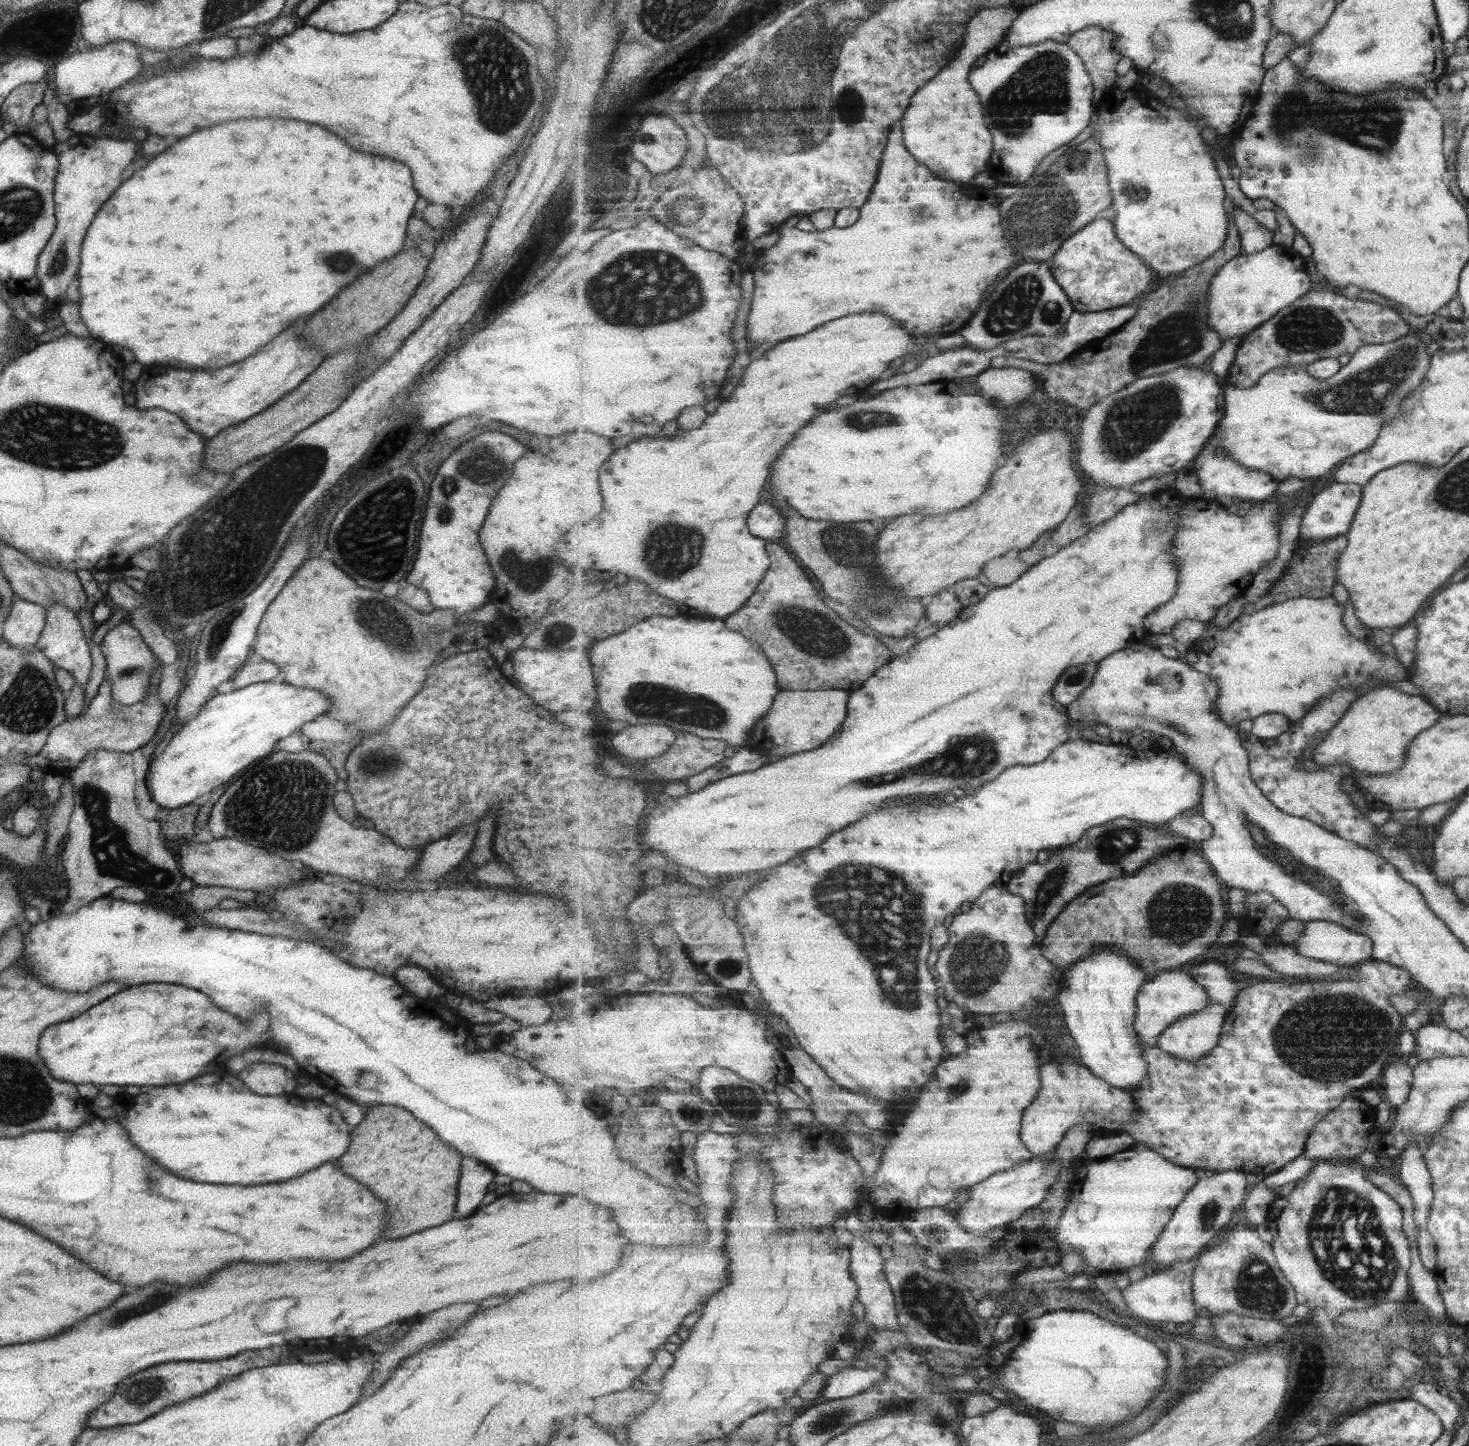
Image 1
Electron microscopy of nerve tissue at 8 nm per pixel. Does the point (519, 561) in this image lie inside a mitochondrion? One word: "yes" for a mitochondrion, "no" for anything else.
yes

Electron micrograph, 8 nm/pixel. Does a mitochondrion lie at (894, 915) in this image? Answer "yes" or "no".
yes

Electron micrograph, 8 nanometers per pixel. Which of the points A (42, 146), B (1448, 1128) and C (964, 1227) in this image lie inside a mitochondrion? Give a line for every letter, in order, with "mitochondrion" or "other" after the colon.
A: other
B: other
C: other

